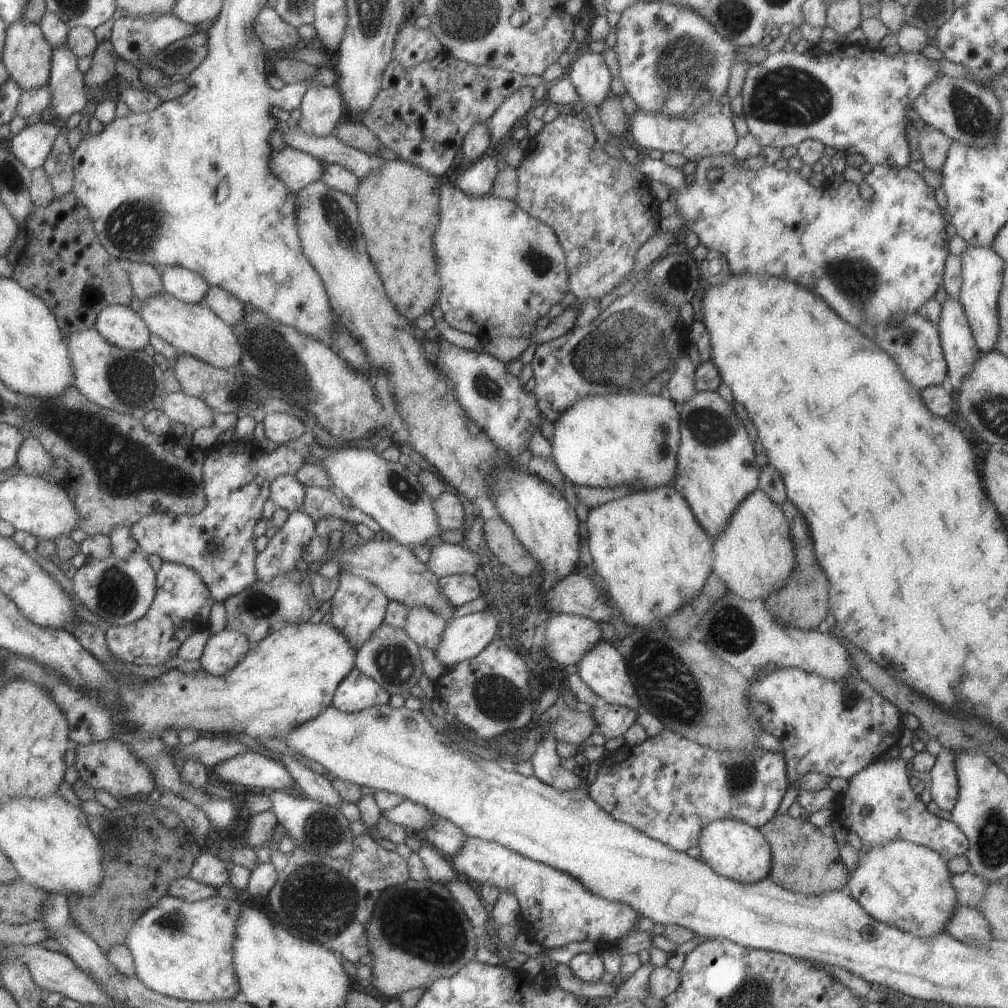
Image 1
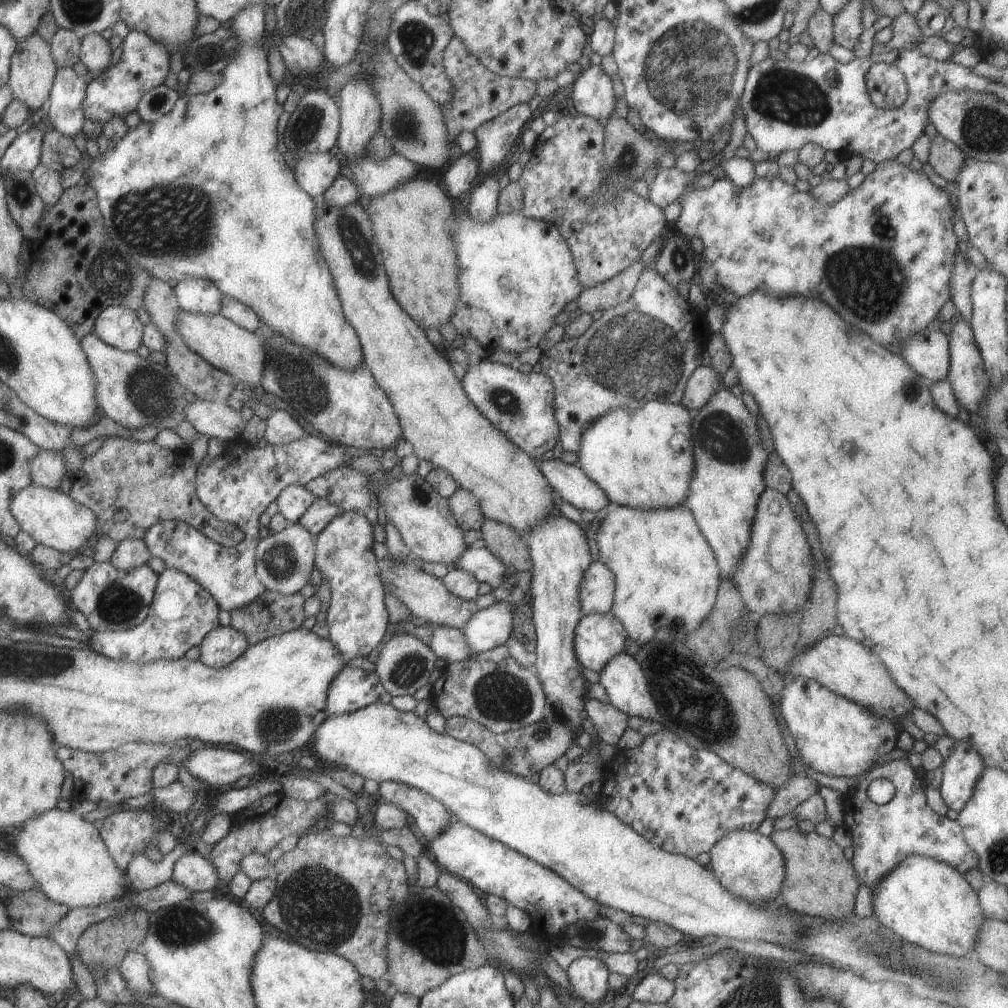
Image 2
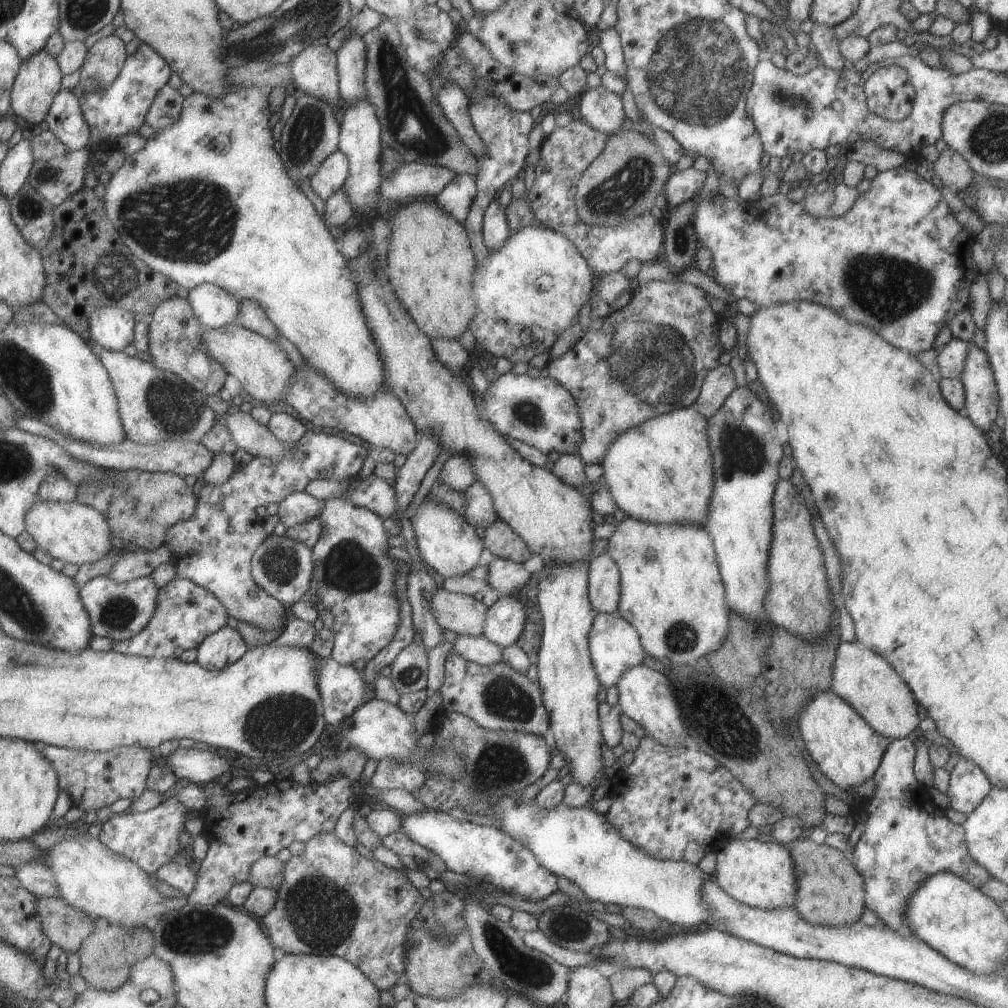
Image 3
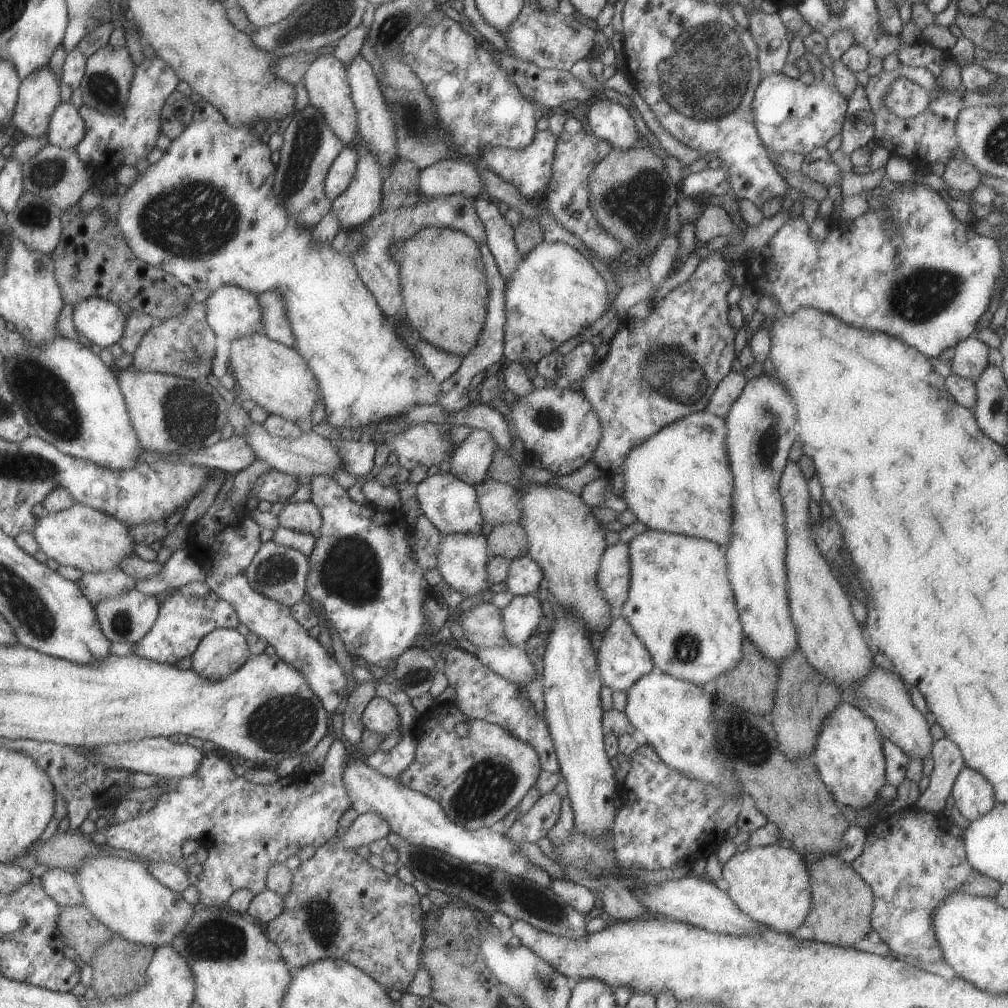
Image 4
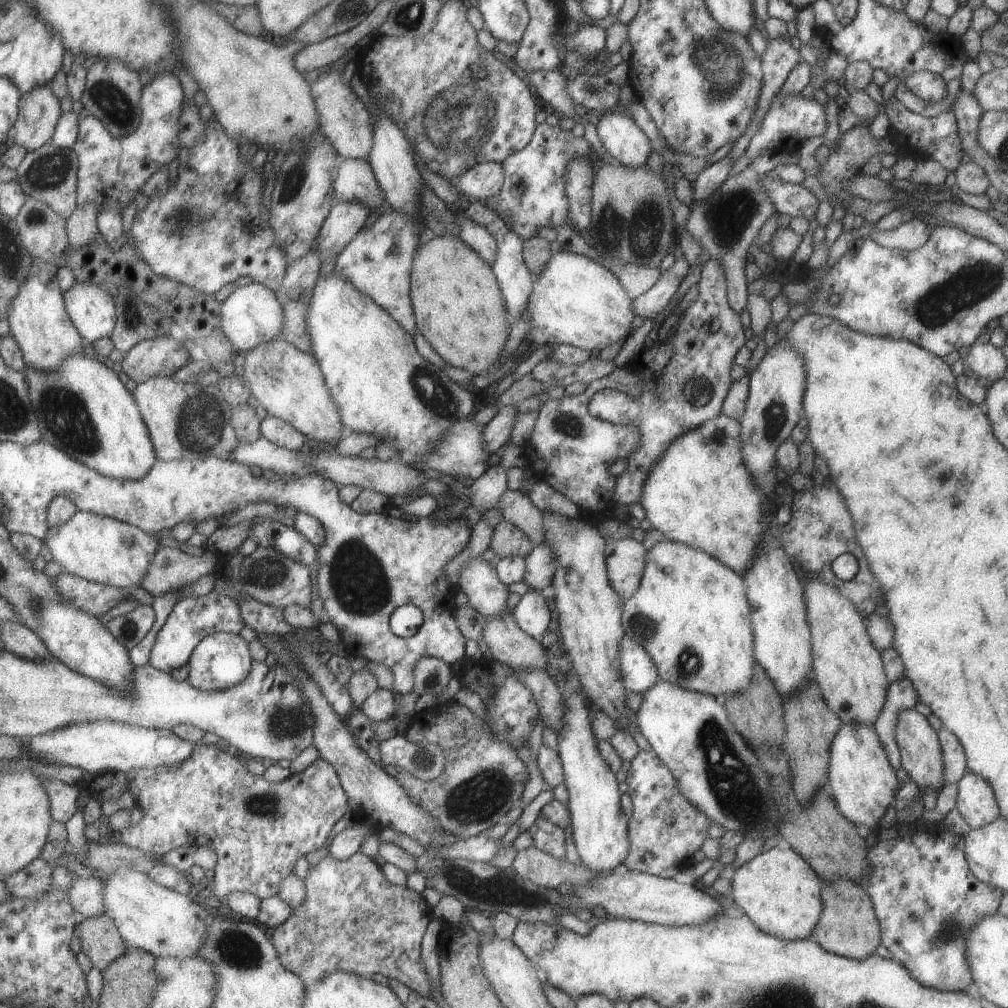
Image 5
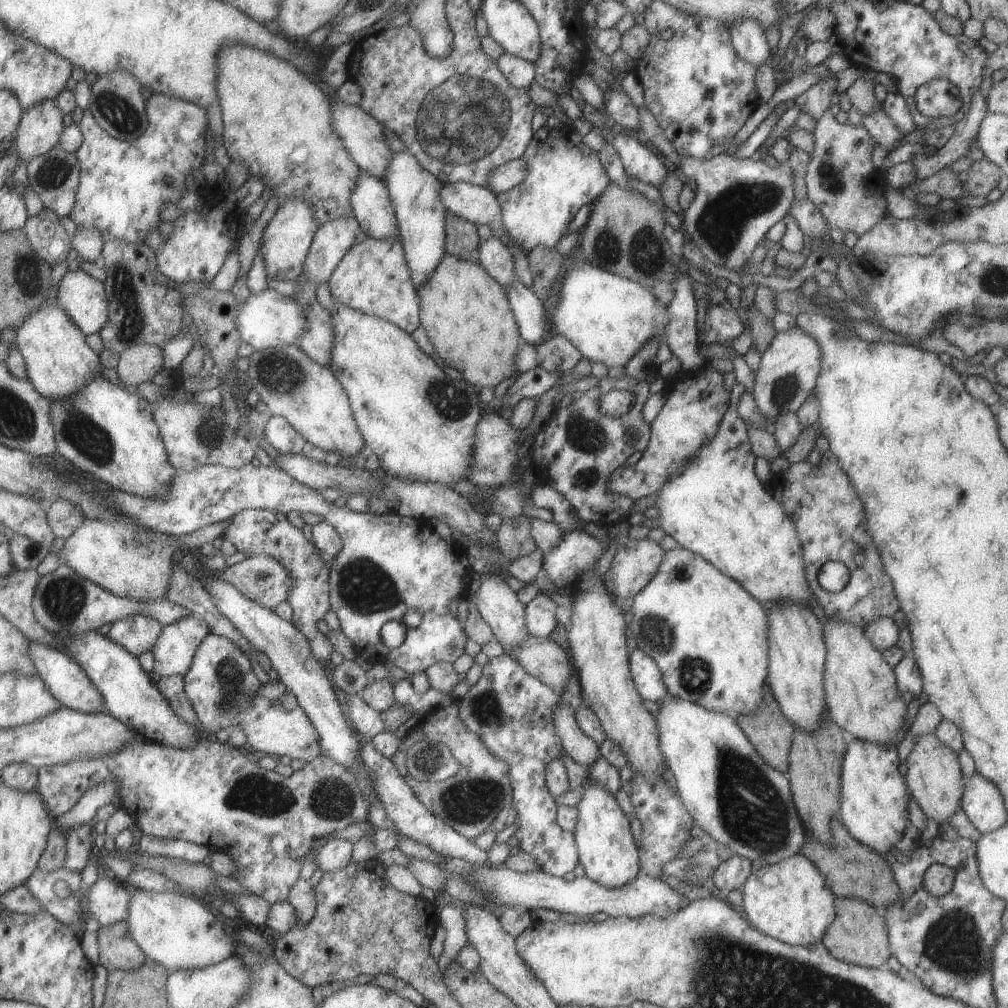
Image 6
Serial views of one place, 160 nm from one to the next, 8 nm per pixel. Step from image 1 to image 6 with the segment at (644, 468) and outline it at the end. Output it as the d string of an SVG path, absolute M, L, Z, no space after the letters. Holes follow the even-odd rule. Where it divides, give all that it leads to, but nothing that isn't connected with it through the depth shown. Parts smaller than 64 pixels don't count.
M731 406L723 414L720 425L718 426L715 436L705 443L694 455L693 459L688 461L688 465L677 475L672 475L665 481L657 492L655 507L659 510L658 526L663 529L665 534L668 534L677 541L681 547L690 550L693 554L702 556L711 566L714 566L721 574L737 581L759 604L767 611L776 605L803 605L810 608L809 600L812 598L812 590L808 585L804 560L802 559L802 550L800 538L797 536L794 524L790 520L790 516L783 510L769 492L765 492L761 481L757 479L753 470L753 463L756 456L752 453L750 442L746 433L746 424L741 420L738 412L735 412L735 406Z

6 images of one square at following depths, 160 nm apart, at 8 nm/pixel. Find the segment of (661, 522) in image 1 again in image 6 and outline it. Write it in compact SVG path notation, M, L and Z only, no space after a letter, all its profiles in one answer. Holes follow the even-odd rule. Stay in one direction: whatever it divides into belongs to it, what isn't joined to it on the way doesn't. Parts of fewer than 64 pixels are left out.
M680 546L665 551L653 578L632 599L630 629L638 648L657 663L667 694L733 717L758 710L767 678L768 618L759 601L737 581Z

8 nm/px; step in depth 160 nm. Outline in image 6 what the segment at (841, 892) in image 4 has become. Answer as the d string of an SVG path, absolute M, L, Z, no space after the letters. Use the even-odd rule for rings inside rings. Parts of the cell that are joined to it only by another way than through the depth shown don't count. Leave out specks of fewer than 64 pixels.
M836 898L834 907L835 918L825 931L821 942L831 956L846 963L877 969L893 955L885 919L877 908L861 899L852 898Z

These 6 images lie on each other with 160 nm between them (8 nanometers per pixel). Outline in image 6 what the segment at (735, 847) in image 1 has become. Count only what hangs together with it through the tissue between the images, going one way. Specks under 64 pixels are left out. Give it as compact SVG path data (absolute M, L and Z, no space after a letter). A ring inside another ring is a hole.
M799 853L772 865L754 867L739 890L742 893L742 905L747 920L768 937L790 945L811 947L822 942L823 935L835 918L833 893L826 885L825 877L811 859Z

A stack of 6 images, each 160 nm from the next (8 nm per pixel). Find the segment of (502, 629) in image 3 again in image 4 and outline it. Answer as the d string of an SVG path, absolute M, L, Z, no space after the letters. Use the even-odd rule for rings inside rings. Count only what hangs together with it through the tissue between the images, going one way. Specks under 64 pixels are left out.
M535 594L513 595L509 604L500 611L506 639L509 644L521 647L539 628L544 616Z

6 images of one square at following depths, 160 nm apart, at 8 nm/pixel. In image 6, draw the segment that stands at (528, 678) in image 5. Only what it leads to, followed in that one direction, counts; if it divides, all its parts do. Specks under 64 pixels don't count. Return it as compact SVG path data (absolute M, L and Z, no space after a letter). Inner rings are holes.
M560 700L553 716L553 724L565 754L577 764L592 765L600 757L598 745L581 732L574 719L574 710Z

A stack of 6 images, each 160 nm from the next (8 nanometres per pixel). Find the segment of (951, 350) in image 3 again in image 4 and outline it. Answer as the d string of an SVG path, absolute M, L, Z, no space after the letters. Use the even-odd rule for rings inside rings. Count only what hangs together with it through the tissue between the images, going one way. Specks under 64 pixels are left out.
M971 335L957 342L955 354L949 363L952 375L971 381L977 380L988 364L988 353L989 348L981 340Z

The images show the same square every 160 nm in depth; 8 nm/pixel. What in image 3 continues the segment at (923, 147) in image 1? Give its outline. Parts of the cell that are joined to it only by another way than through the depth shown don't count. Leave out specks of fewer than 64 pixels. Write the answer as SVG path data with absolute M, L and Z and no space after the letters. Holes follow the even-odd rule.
M947 146L939 152L937 160L933 163L933 172L943 186L956 193L967 189L973 176L965 158Z

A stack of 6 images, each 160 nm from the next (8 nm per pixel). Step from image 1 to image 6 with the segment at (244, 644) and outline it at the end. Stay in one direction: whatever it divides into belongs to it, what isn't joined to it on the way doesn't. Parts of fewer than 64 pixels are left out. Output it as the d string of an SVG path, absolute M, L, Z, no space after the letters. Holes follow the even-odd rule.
M211 632L199 643L189 670L182 677L184 693L197 715L199 727L209 737L218 730L236 730L242 719L238 715L248 710L262 685L251 671L246 654L228 638Z

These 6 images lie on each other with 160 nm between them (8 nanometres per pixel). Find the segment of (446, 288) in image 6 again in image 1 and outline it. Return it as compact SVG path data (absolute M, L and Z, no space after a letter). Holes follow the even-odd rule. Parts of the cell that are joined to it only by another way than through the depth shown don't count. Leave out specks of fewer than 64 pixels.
M398 158L385 161L379 171L359 179L353 196L359 210L360 230L374 270L389 301L409 322L430 314L440 292L440 279L431 246L439 221L438 201L442 180Z

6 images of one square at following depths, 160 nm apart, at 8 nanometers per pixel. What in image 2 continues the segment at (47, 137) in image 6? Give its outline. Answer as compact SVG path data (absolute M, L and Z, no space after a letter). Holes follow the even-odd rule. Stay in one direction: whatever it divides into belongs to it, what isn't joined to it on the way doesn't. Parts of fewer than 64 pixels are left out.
M36 32L23 38L21 42L16 42L9 64L8 86L13 94L13 99L23 102L32 111L34 117L39 115L45 100L49 98L55 70L57 67L51 57L49 43L45 42Z

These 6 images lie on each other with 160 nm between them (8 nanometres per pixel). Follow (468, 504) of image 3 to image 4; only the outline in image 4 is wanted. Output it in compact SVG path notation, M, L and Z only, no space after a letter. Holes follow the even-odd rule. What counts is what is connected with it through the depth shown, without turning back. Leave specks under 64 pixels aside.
M489 479L479 484L475 492L482 522L491 527L520 522L520 494L513 486Z

